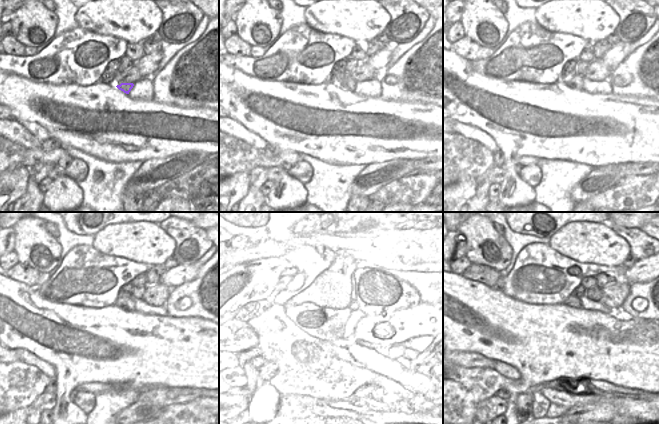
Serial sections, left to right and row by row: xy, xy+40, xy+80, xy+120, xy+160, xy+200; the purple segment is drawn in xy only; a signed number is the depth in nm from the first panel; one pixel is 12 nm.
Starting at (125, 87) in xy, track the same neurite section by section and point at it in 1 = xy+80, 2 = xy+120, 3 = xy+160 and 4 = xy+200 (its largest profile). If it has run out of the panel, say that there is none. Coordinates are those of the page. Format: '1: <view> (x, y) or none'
1: xy+80 (576, 82)
2: xy+120 (128, 304)
3: xy+160 (350, 302)
4: xy+200 (572, 301)

